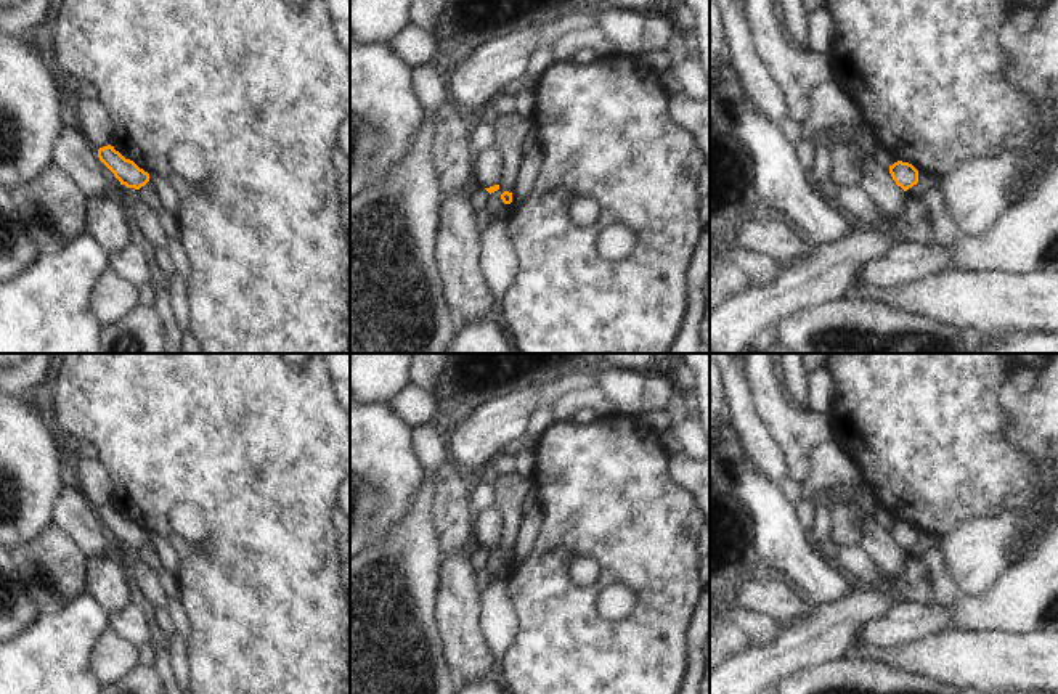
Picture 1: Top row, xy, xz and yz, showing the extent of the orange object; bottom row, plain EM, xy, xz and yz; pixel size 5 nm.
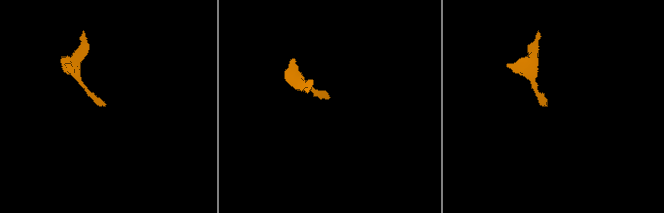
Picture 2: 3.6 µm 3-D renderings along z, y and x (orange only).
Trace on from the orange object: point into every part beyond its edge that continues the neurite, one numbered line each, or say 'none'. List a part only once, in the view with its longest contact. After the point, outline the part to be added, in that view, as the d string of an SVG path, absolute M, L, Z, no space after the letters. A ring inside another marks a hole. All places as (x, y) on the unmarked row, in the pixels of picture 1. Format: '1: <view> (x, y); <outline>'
none

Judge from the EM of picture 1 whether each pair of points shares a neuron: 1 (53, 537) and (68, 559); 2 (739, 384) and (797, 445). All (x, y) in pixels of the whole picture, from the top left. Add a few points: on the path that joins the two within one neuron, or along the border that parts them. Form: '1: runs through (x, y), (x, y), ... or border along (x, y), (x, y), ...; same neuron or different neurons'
1: runs through (53, 542), (63, 555); same neuron
2: border along (740, 371), (753, 407), (769, 431); different neurons

